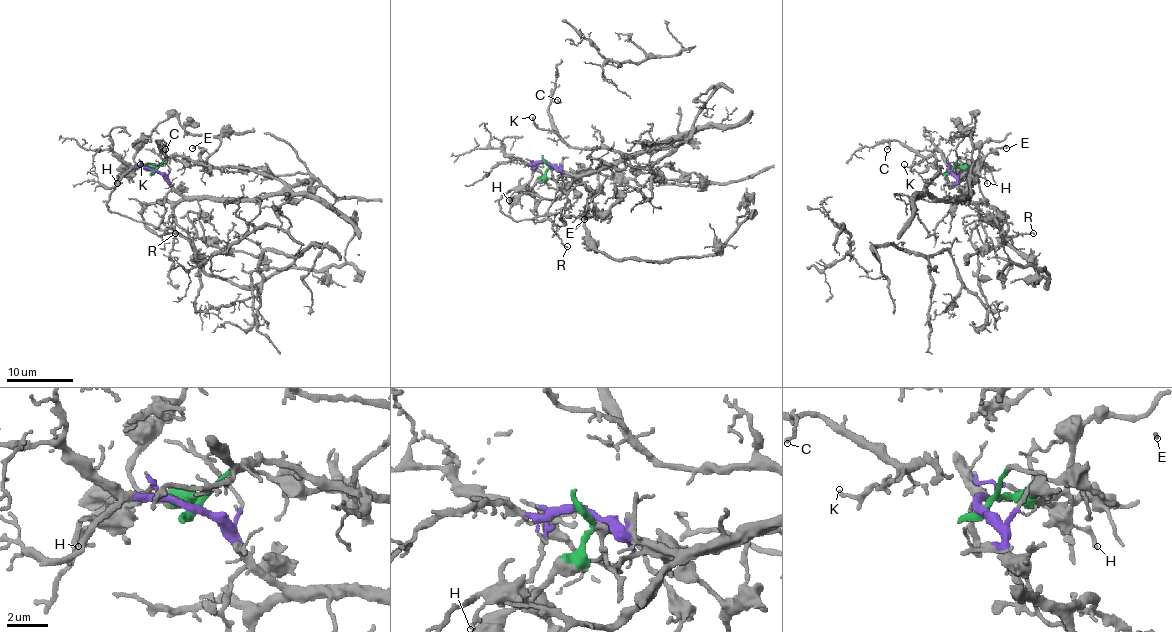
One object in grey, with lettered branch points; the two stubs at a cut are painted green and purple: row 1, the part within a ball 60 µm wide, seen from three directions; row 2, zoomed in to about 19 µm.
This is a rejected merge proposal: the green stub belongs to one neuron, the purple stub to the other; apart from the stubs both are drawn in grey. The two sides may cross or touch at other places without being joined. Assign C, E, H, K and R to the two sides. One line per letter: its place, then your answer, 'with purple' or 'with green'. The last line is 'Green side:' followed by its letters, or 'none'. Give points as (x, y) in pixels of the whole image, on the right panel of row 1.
C: (887, 149) | with purple
E: (1006, 148) | with green
H: (987, 183) | with purple
K: (904, 164) | with purple
R: (1033, 233) | with purple
Green side: E

